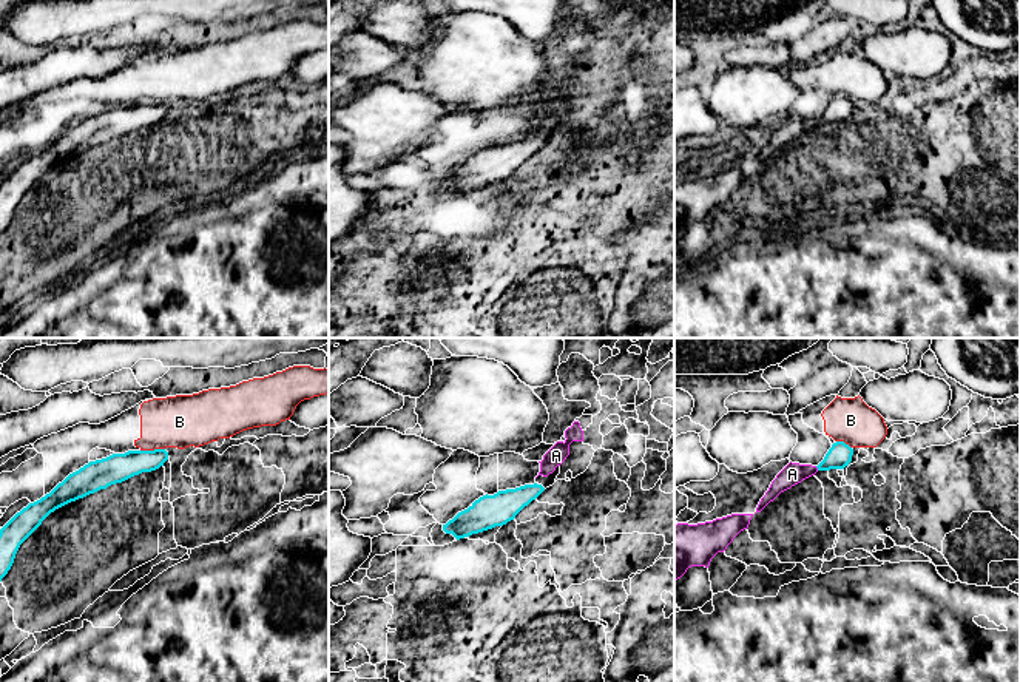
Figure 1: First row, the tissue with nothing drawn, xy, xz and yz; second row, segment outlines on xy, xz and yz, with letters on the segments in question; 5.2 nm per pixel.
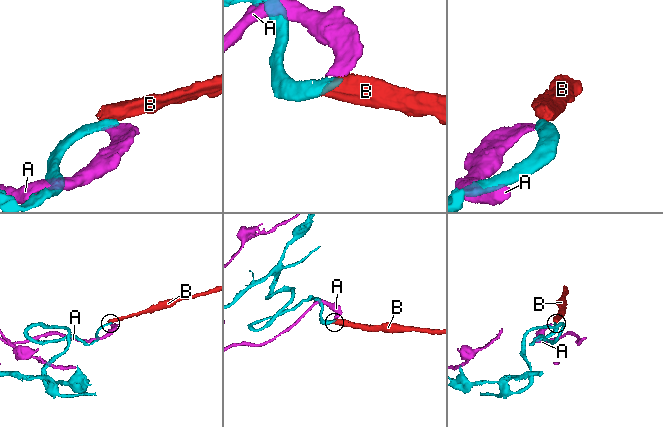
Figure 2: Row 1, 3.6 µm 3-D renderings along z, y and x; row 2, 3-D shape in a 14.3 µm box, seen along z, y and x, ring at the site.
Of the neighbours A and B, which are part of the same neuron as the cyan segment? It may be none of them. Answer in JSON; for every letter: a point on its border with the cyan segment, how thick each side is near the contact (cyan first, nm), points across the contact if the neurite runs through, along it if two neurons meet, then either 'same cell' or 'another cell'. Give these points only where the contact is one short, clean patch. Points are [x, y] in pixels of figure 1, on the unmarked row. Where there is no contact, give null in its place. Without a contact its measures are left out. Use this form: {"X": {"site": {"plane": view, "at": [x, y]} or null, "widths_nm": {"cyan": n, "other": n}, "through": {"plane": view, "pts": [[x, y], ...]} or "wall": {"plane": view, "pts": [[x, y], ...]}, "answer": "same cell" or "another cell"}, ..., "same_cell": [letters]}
{"A": {"site": {"plane": "yz", "at": [817, 121]}, "widths_nm": {"cyan": 120, "other": 110}, "answer": "same cell"}, "B": {"site": {"plane": "xy", "at": [151, 105]}, "widths_nm": {"cyan": 150, "other": 280}, "wall": {"plane": "xy", "pts": [[164, 102], [141, 105]]}, "answer": "another cell"}, "same_cell": ["A"]}

